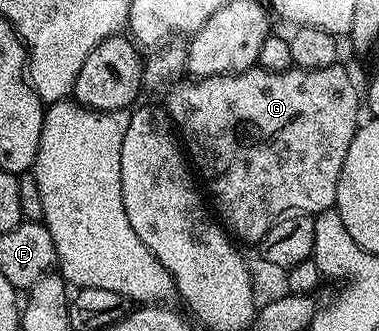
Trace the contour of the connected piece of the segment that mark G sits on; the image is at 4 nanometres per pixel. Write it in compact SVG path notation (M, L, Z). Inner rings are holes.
M337 63L321 69L297 69L293 67L277 73L253 67L241 73L234 73L230 77L180 79L167 90L168 105L166 104L166 112L168 120L172 122L191 164L202 182L203 188L206 190L207 196L209 198L212 196L216 200L215 216L237 242L253 241L253 243L259 243L263 241L266 231L270 231L270 227L275 221L280 220L281 217L289 213L315 215L324 213L327 209L335 206L338 175L342 171L342 163L346 163L346 151L350 151L350 139L354 139L357 128L362 121L362 116L360 117L360 109L362 113L361 90L360 93L356 90L351 75L342 66L343 64Z

